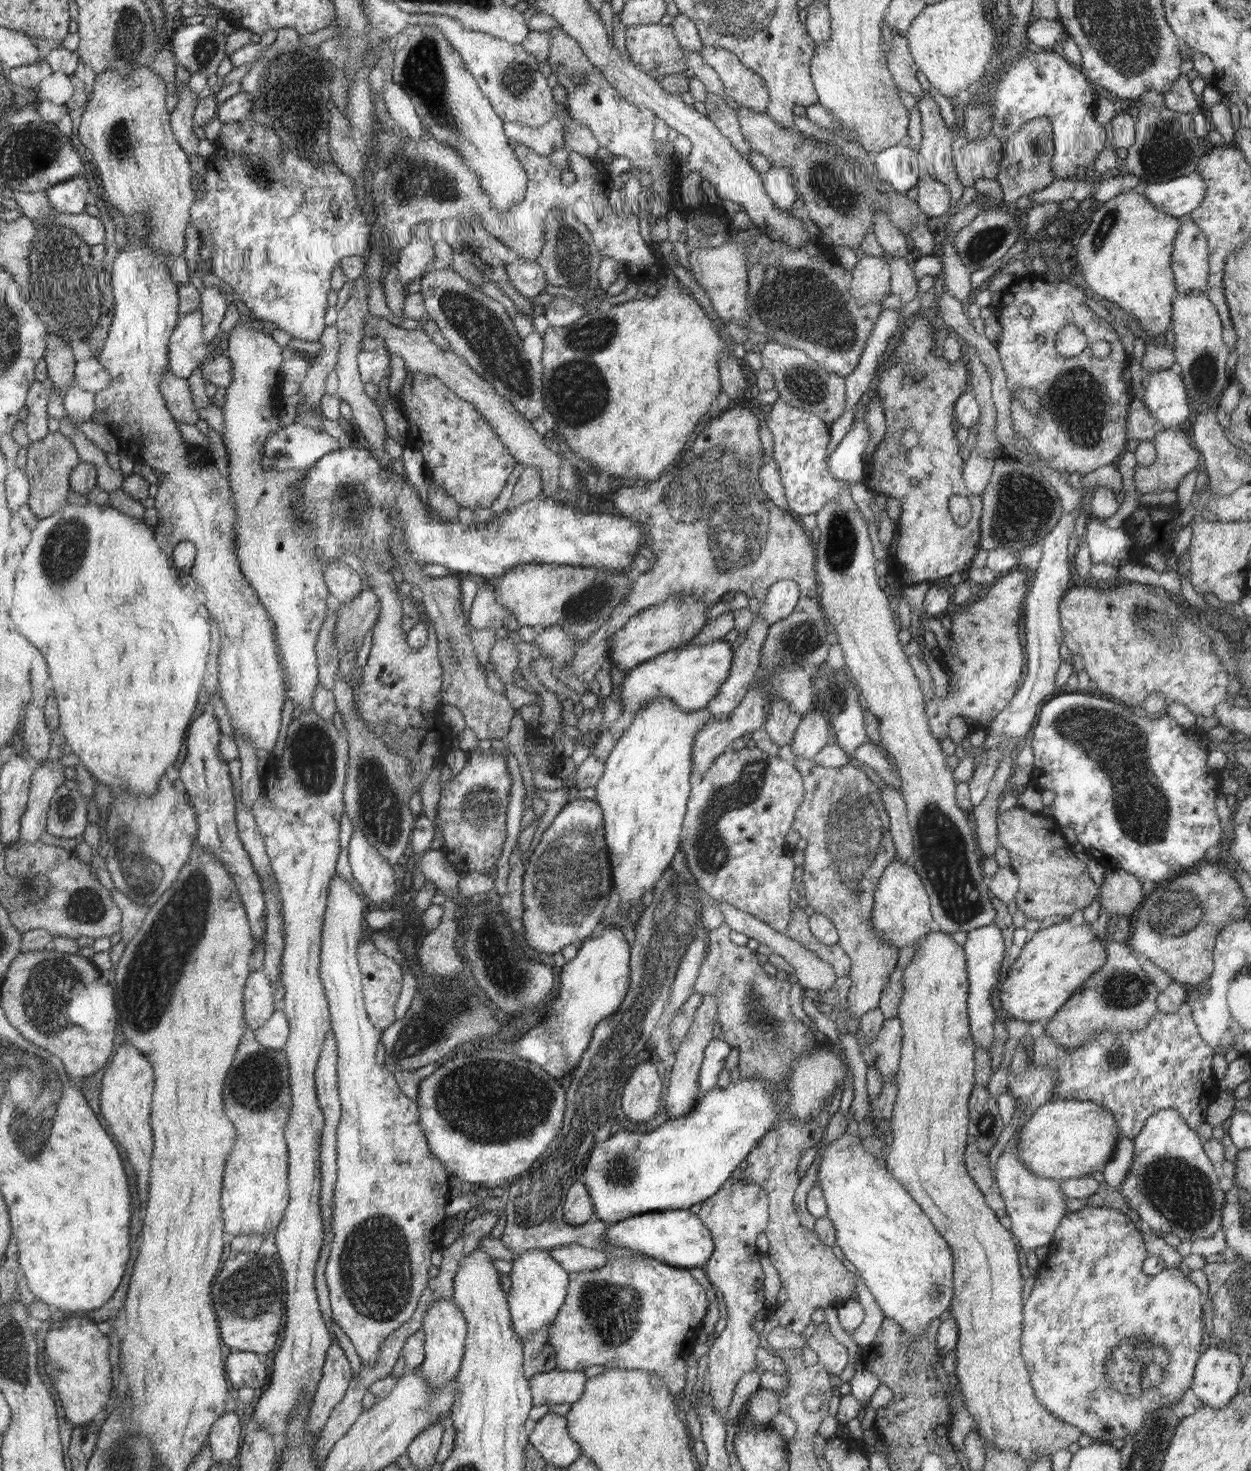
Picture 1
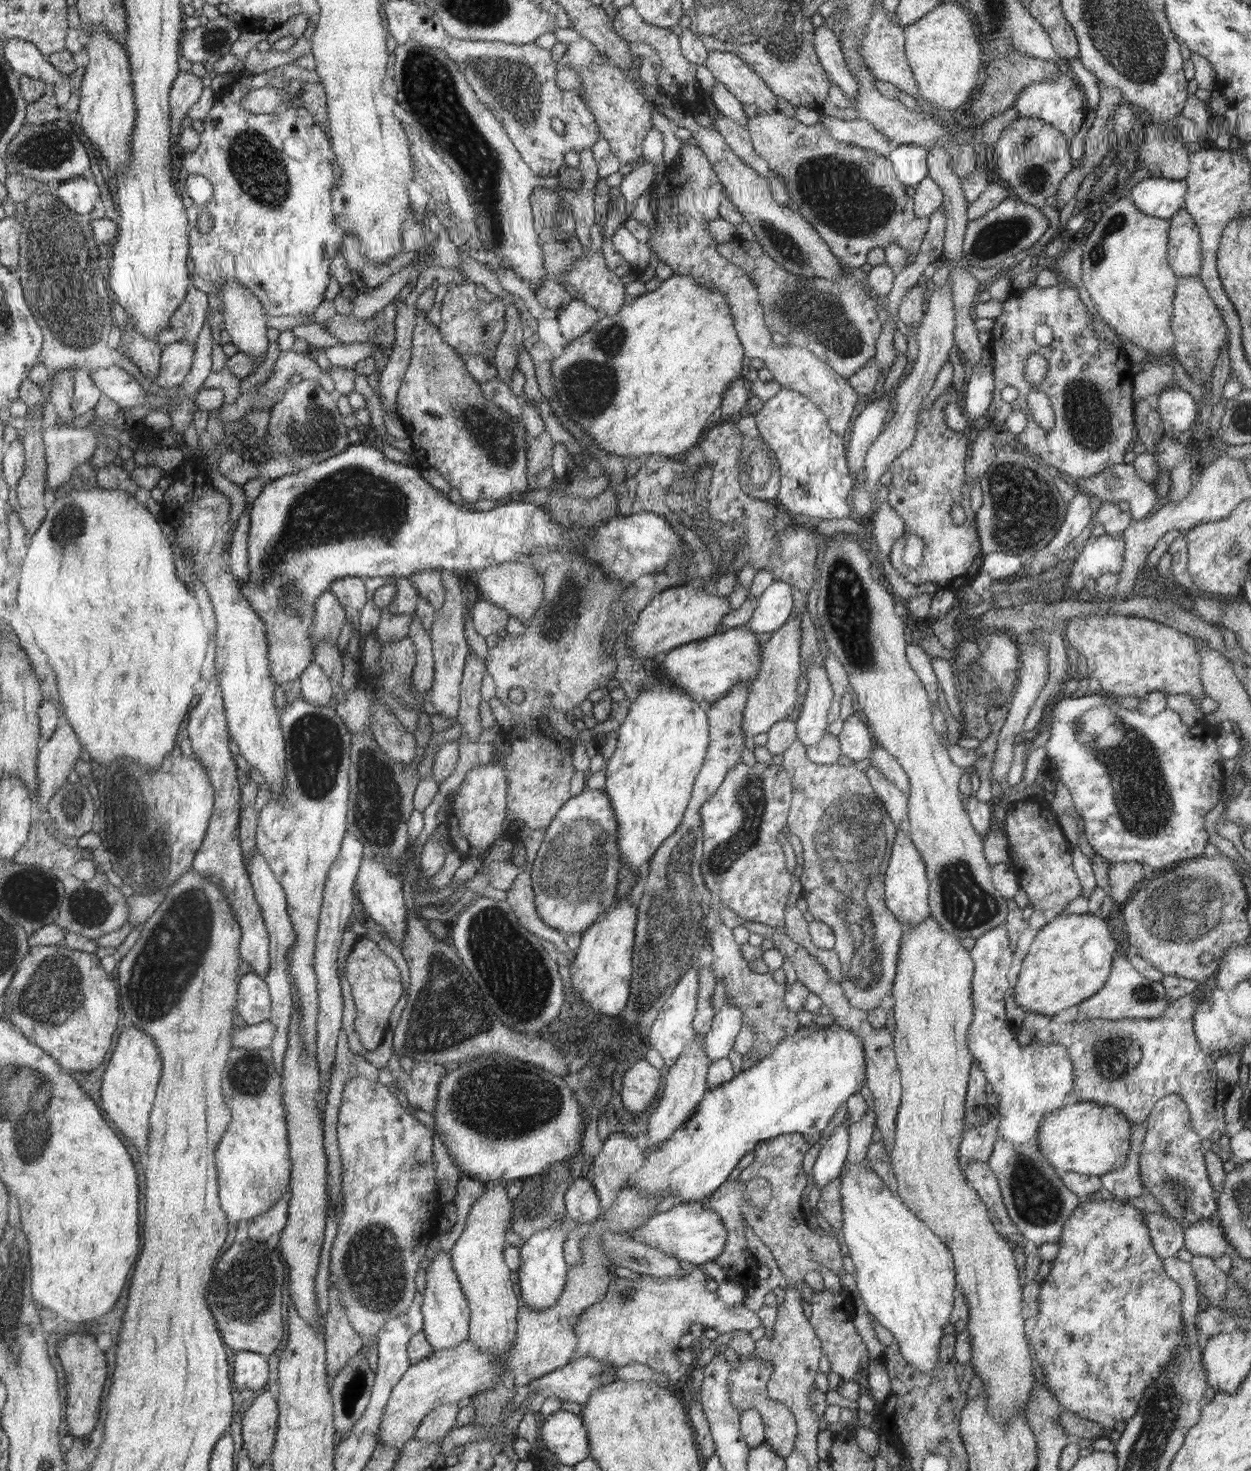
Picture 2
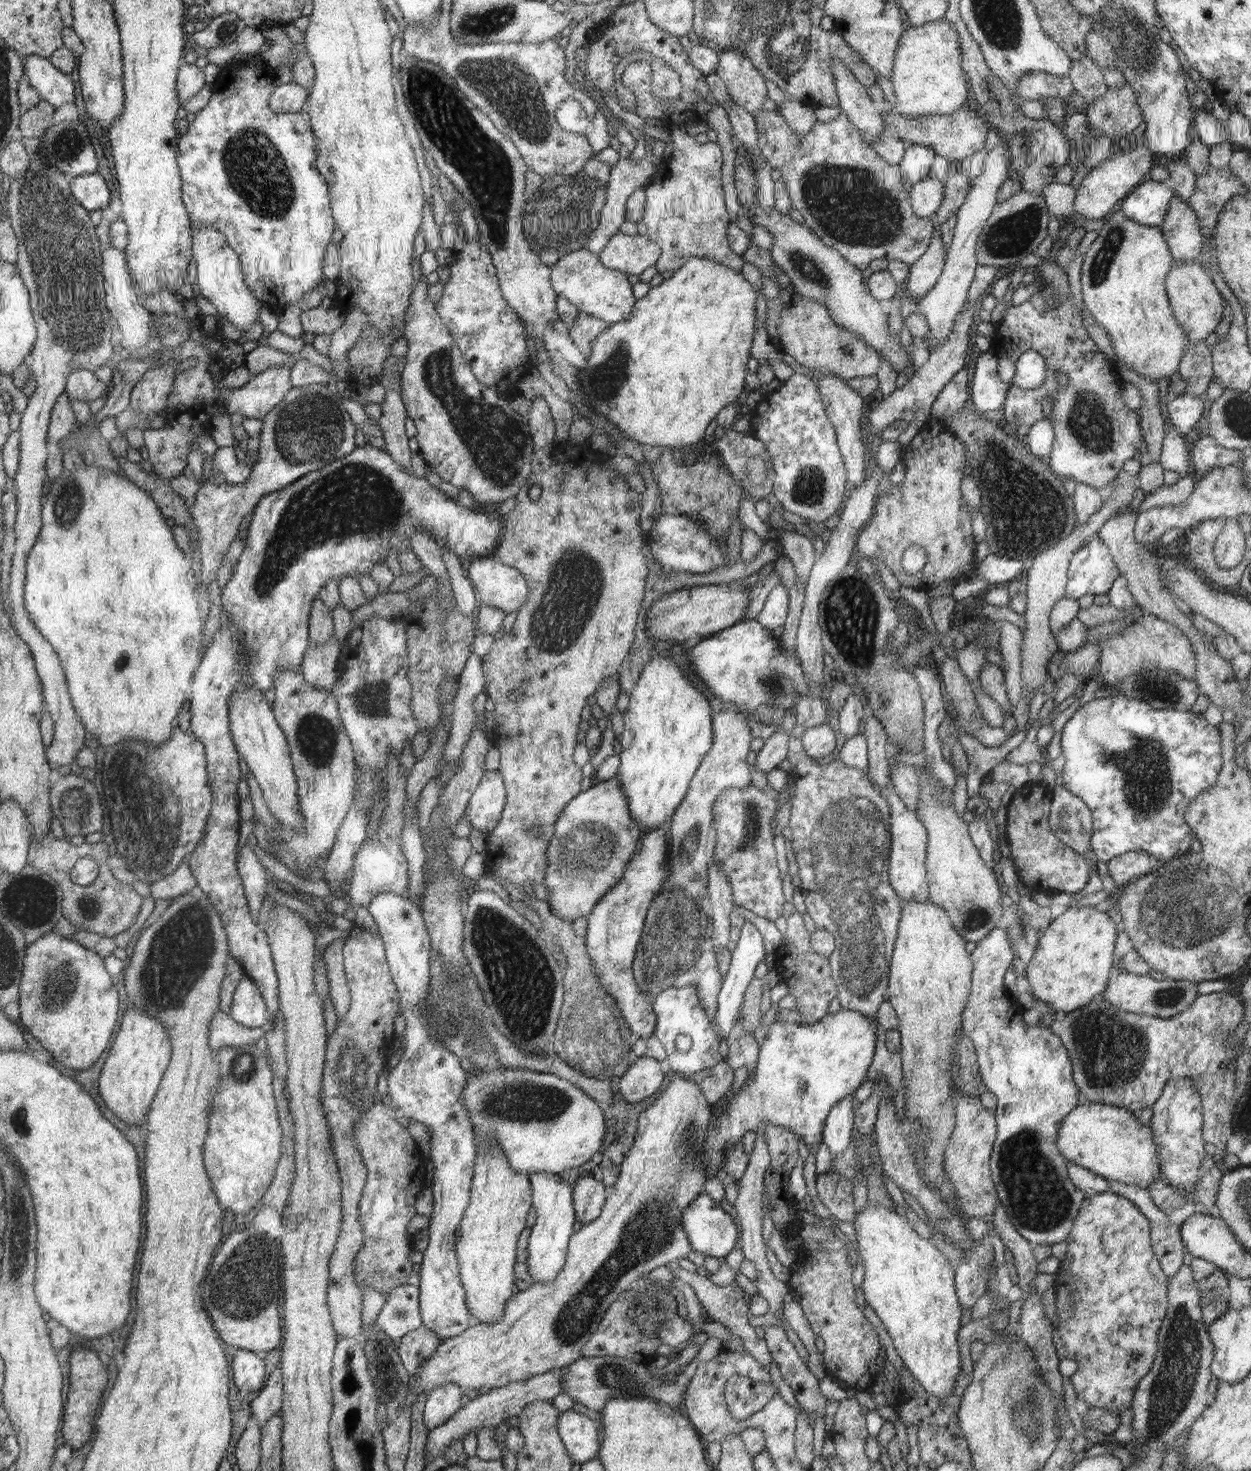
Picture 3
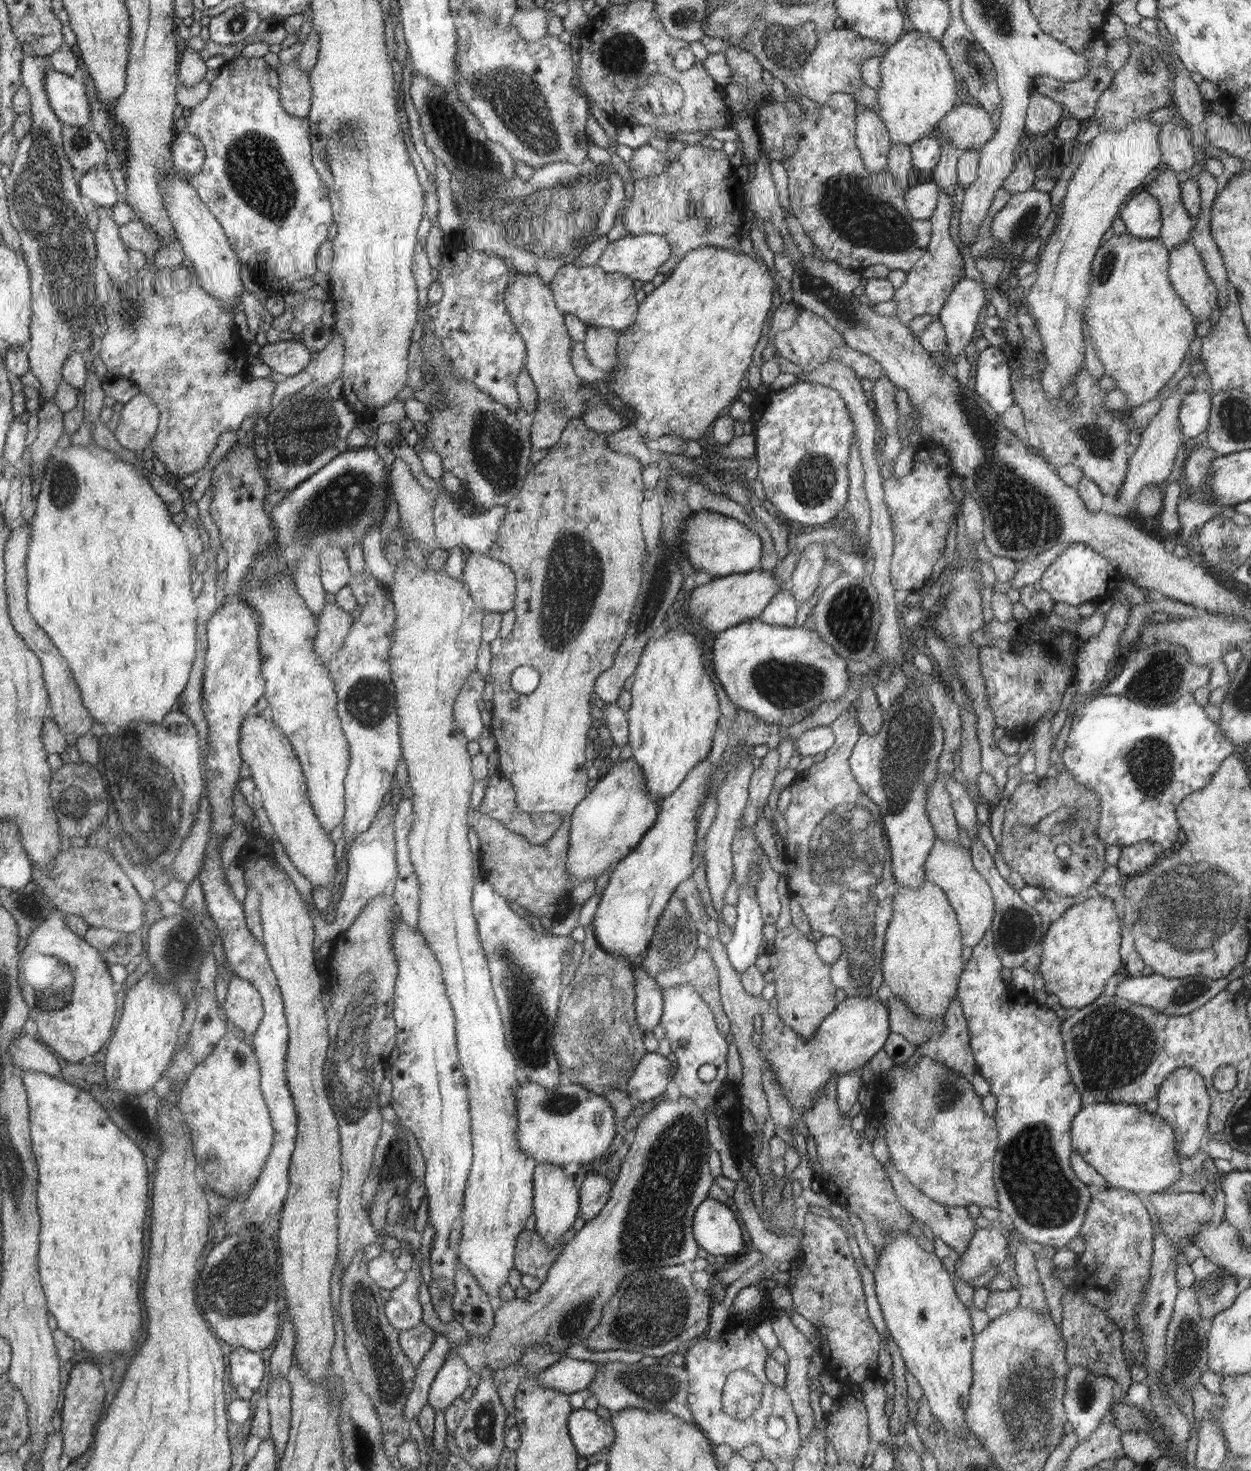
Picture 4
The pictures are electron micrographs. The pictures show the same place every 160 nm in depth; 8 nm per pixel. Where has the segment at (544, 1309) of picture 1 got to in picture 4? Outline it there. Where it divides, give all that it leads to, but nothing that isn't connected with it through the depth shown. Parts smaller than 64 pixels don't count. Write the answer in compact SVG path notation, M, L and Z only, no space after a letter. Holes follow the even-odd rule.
M538 1162L534 1171L534 1218L535 1231L540 1233L541 1239L549 1246L557 1246L559 1240L572 1228L574 1220L578 1218L578 1188L574 1188L574 1180L562 1172L562 1166L550 1162Z

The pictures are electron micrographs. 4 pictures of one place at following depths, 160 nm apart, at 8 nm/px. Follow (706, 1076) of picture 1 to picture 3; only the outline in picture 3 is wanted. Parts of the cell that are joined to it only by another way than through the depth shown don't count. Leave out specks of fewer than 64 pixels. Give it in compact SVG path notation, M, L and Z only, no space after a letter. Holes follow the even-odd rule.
M749 920L745 921L740 930L740 940L736 940L737 947L731 952L730 968L717 996L717 1009L712 1025L720 1039L726 1038L735 1025L737 1014L744 1004L746 989L755 977L754 970L766 954L762 933Z

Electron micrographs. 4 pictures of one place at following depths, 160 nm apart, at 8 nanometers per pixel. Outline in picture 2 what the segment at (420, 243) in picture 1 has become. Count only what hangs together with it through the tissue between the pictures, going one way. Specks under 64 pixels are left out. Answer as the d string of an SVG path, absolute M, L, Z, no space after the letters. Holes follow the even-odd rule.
M398 272L379 284L372 292L358 293L358 296L351 300L353 302L351 314L363 321L373 317L395 300L407 282L409 282L408 276L403 272Z

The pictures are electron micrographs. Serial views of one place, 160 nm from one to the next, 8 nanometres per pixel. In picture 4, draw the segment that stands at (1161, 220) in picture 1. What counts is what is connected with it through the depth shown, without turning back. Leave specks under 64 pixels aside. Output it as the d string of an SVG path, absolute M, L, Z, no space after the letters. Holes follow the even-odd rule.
M1129 233L1123 236L1116 234L1112 236L1110 240L1102 242L1102 245L1098 247L1090 267L1089 297L1087 298L1085 321L1086 324L1088 324L1090 338L1092 338L1092 344L1095 347L1097 356L1105 367L1104 375L1116 381L1116 389L1124 392L1126 398L1129 400L1130 409L1155 399L1162 392L1162 388L1172 380L1172 376L1174 376L1181 367L1191 347L1191 342L1196 337L1197 324L1194 321L1194 316L1192 316L1192 313L1186 308L1186 305L1182 302L1178 294L1176 294L1176 291L1172 288L1169 281L1169 254L1170 251L1156 238L1152 238L1152 240L1142 240L1142 238L1134 238L1134 236L1131 236Z

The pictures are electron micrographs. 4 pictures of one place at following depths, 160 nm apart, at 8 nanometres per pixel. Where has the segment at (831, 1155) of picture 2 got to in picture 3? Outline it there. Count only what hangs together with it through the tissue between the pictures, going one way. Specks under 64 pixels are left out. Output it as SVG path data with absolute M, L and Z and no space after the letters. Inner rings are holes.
M853 1096L843 1099L833 1107L825 1121L823 1143L829 1148L831 1155L842 1154L851 1144L854 1126Z

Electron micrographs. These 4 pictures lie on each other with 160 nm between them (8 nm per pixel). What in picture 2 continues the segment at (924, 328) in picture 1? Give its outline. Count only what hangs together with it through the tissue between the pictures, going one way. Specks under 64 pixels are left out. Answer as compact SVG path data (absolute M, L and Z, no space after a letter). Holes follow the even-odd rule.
M952 384L930 408L918 413L914 442L892 461L892 481L887 502L903 518L905 530L919 536L924 543L922 562L912 570L902 560L906 540L904 536L900 537L889 552L893 568L910 584L928 583L934 584L938 590L957 591L975 580L981 571L984 554L965 471L969 441L964 432L952 430L946 422L945 406L951 397L951 387ZM953 504L960 504L966 510L968 522L960 526L954 524L950 514Z

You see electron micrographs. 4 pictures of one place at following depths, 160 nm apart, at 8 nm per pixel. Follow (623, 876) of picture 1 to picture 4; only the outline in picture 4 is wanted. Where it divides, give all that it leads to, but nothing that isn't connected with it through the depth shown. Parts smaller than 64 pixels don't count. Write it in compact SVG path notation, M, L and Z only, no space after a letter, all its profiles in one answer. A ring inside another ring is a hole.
M674 626L670 631L654 642L648 643L640 657L638 666L633 674L633 685L630 688L632 704L628 710L628 744L632 749L632 760L641 765L649 796L666 798L684 782L686 775L697 767L712 748L712 738L716 732L716 722L720 718L716 688L704 668L702 644L696 634L684 630L684 626Z

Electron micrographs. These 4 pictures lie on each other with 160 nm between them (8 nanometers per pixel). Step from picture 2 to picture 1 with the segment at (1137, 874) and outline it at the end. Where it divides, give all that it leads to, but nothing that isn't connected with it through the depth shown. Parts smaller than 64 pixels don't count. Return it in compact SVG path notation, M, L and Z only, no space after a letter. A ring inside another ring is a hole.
M1106 869L1103 881L1099 886L1099 903L1109 916L1121 914L1132 917L1133 911L1146 899L1142 892L1142 882L1133 874L1122 869Z

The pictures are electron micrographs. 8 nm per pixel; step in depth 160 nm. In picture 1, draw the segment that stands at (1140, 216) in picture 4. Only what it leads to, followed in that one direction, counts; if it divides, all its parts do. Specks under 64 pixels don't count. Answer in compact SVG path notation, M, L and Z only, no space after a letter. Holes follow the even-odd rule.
M1200 174L1179 176L1166 182L1147 183L1144 194L1167 215L1174 218L1189 215L1203 201L1207 184Z

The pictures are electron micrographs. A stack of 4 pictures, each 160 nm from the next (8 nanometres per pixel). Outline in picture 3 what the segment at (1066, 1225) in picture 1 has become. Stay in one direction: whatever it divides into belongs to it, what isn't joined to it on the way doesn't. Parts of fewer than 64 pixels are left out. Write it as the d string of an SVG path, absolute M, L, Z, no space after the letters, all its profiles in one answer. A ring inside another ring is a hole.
M1107 1191L1088 1195L1085 1200L1082 1201L1069 1235L1066 1237L1065 1241L1069 1250L1066 1251L1064 1258L1061 1259L1061 1265L1056 1272L1057 1277L1054 1283L1058 1318L1056 1318L1056 1321L1051 1321L1051 1325L1054 1327L1052 1342L1054 1343L1059 1359L1068 1358L1068 1360L1074 1360L1076 1364L1079 1364L1078 1369L1070 1377L1070 1380L1077 1394L1077 1402L1084 1402L1088 1404L1090 1408L1105 1408L1118 1415L1126 1412L1126 1410L1131 1408L1132 1396L1134 1396L1136 1392L1138 1383L1142 1380L1143 1376L1146 1376L1147 1372L1150 1372L1154 1359L1156 1358L1158 1352L1158 1332L1166 1316L1169 1303L1167 1295L1169 1280L1164 1274L1161 1264L1158 1258L1156 1258L1154 1249L1152 1248L1151 1229L1150 1221L1146 1218L1145 1214L1140 1212L1139 1208L1136 1208L1136 1206L1126 1198Z

